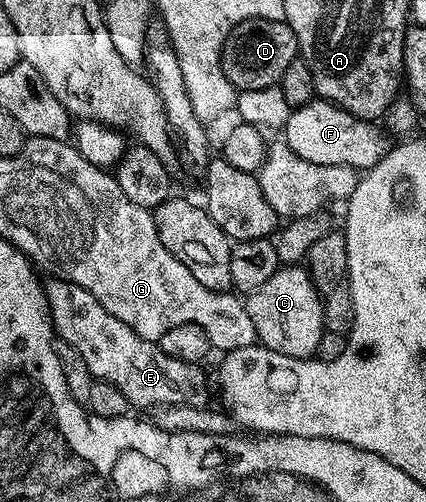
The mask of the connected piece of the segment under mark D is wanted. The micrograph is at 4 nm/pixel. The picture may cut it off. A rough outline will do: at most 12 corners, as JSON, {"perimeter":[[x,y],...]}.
{"perimeter":[[285,19],[240,21],[222,47],[238,92],[281,85],[299,56]]}

